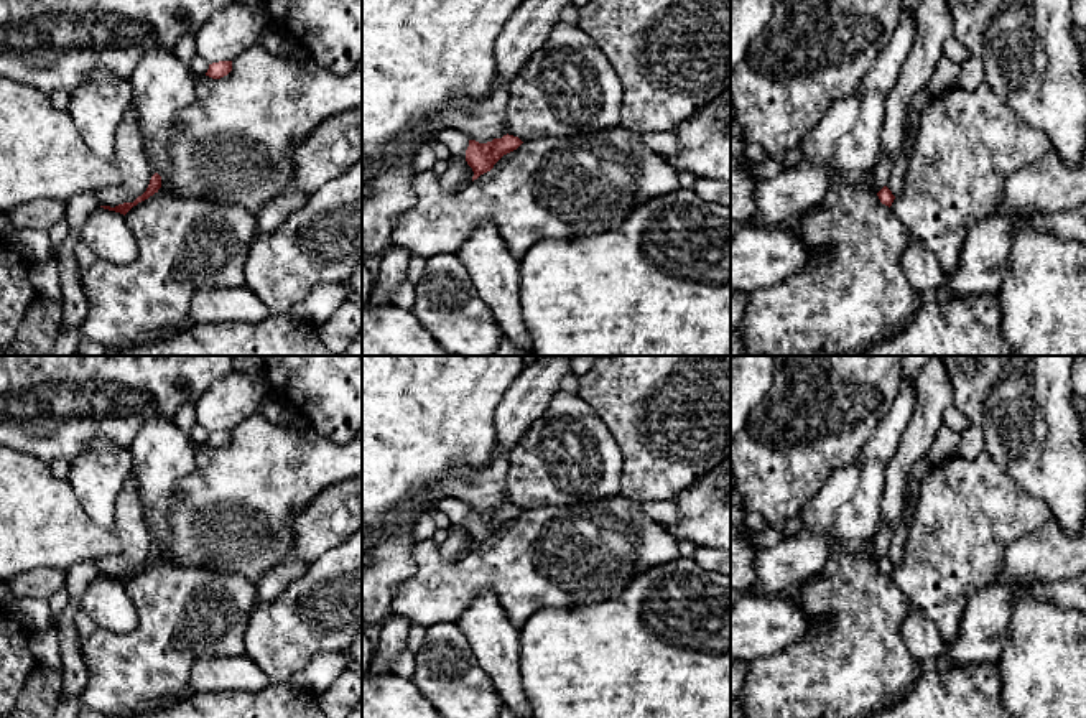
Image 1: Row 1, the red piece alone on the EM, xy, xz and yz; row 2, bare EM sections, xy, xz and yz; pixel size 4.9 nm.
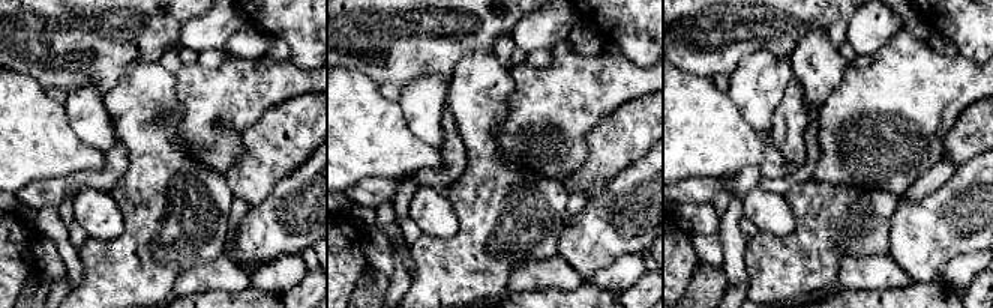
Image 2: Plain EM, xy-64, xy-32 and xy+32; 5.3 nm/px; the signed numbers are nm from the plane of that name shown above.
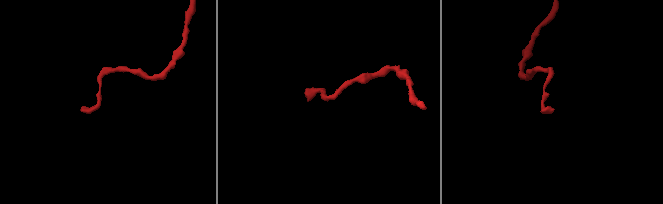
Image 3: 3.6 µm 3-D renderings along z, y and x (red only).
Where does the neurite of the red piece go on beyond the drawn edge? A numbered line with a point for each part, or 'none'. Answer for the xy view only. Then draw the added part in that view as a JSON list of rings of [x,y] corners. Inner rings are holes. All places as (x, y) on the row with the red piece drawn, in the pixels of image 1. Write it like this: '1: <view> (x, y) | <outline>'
none

